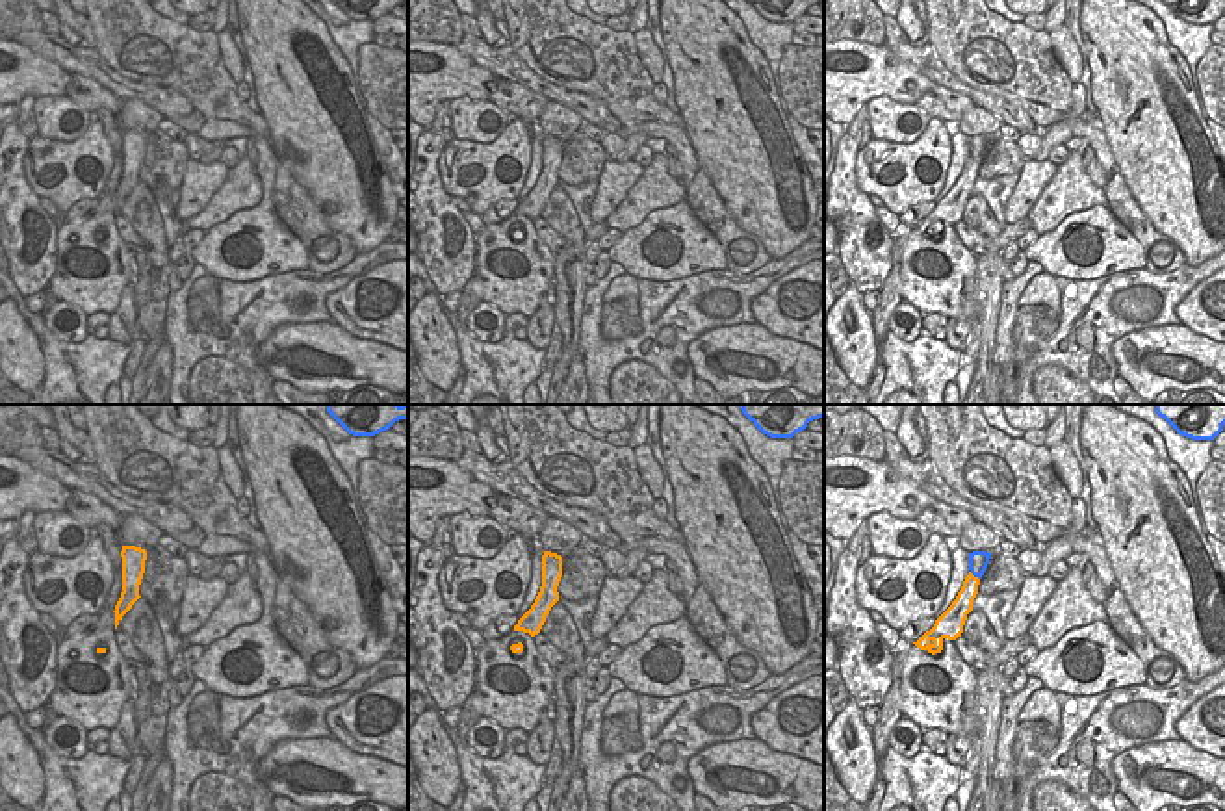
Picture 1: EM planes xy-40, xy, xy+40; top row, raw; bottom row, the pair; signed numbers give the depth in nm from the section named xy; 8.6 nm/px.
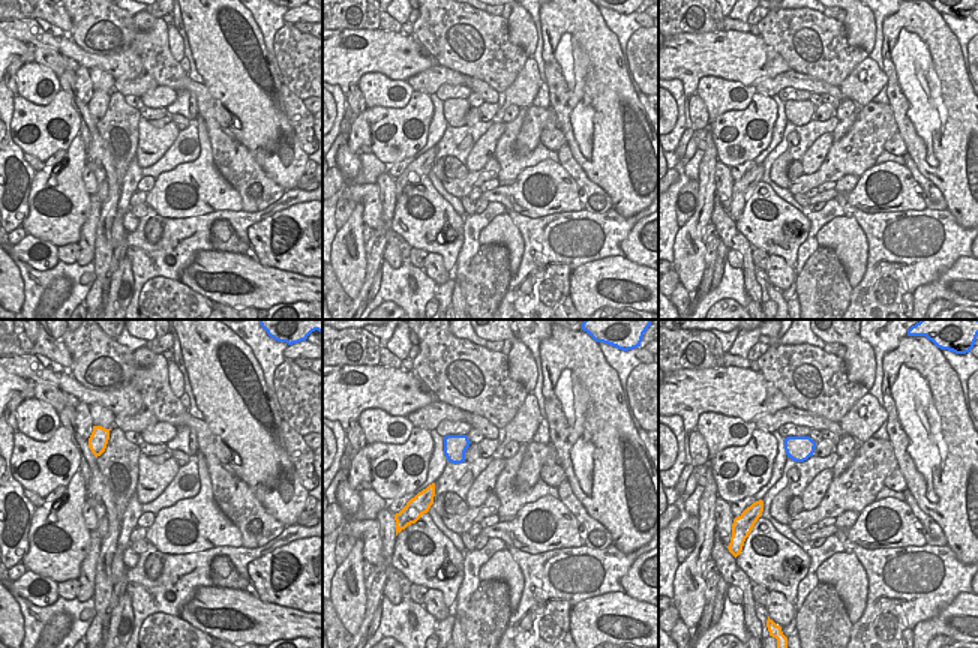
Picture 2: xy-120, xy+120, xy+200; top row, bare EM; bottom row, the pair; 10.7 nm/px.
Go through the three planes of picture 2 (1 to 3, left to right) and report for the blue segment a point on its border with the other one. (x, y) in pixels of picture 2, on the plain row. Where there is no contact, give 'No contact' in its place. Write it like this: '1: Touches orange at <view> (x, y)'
1: No contact
2: No contact
3: No contact.

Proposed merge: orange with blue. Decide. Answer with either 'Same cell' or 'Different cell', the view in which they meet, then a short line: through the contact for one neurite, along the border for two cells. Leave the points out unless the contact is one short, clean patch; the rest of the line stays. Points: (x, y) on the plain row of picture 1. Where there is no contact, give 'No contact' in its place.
Different cell. Touches orange in xy+40. Line: xy+40 (969, 156), (979, 164).

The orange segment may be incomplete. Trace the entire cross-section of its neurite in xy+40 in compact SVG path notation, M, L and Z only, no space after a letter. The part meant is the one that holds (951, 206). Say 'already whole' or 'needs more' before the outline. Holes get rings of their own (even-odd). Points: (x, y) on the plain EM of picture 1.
already whole | M969 156L952 189L935 204L934 212L913 228L935 239L941 238L945 223L956 225L961 221L967 199L973 195L973 186L978 178L978 169L980 163Z

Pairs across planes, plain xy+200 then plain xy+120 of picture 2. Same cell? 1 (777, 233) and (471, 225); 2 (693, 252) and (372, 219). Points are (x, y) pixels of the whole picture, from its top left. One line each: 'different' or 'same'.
1: different
2: different

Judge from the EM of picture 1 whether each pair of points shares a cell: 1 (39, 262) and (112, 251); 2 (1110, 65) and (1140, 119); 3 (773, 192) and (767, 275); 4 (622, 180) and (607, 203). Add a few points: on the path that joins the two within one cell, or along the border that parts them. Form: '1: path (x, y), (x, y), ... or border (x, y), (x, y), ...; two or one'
1: border (58, 227), (56, 270), (43, 290); two
2: path (1123, 77), (1149, 102), (1147, 106); one
3: border (804, 242), (773, 260); two
4: path (617, 186), (607, 197); one

